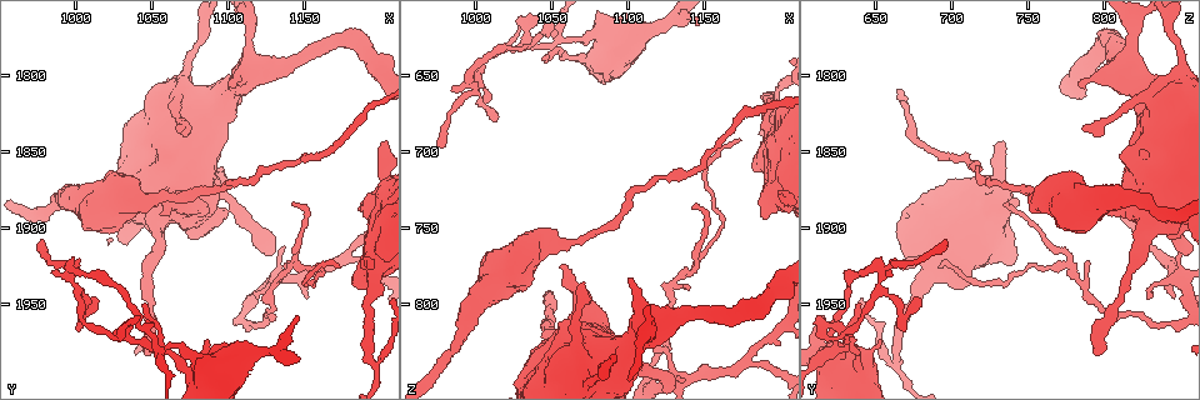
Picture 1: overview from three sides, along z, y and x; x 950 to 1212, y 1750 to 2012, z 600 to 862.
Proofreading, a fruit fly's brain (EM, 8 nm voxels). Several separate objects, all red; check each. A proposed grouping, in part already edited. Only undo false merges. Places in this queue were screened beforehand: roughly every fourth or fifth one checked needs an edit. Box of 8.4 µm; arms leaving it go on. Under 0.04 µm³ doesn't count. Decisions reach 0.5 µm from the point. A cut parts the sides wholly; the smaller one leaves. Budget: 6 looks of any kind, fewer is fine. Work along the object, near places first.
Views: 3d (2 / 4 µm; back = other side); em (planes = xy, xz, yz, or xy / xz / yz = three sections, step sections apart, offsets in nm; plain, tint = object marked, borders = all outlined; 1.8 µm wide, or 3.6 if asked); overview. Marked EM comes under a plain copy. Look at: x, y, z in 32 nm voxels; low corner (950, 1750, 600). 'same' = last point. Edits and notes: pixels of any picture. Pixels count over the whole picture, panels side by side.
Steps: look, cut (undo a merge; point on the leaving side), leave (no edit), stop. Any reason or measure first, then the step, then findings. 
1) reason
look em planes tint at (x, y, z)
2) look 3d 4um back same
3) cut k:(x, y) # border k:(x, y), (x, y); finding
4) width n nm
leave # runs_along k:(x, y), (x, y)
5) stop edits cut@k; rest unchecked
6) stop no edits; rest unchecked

closes a loop
look 3d 2um at (1060, 1978, 628)

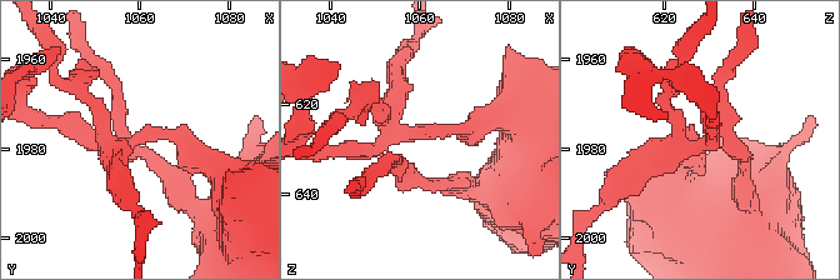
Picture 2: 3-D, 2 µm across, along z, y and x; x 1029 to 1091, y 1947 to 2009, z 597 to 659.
look em xz step 4 tint at (1059, 1979, 626)

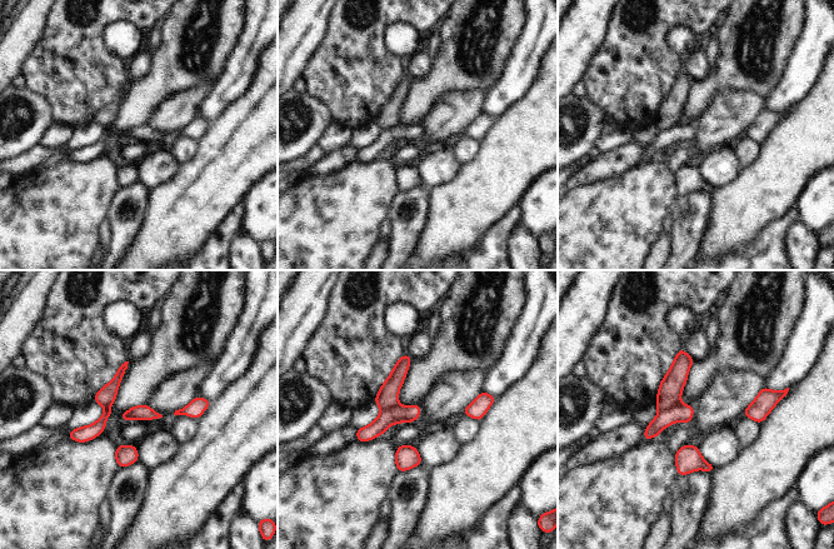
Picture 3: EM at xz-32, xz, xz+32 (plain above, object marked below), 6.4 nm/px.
cut 3:(669, 393) # border 3:(679, 402), (659, 410); a second neuron is stuck on

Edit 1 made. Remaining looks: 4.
sharp bend
look 3d 4um back at (1190, 1984, 662)

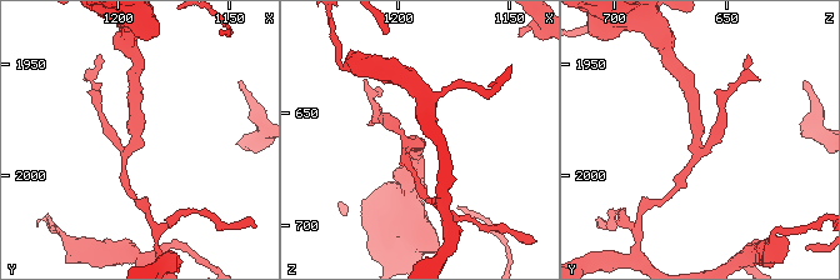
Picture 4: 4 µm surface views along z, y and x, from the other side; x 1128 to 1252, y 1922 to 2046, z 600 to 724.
look em xz step 16 tint at (1192, 1984, 664)

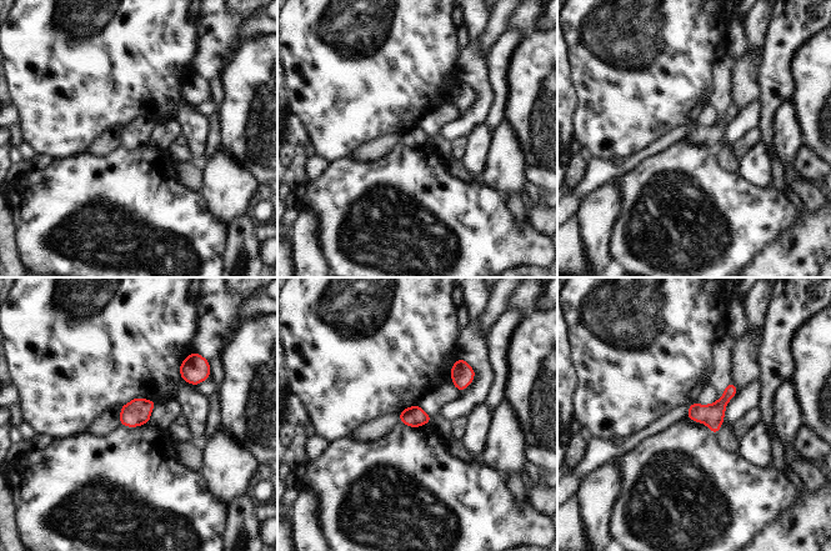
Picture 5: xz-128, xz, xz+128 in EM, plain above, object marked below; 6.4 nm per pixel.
look em planes tint same

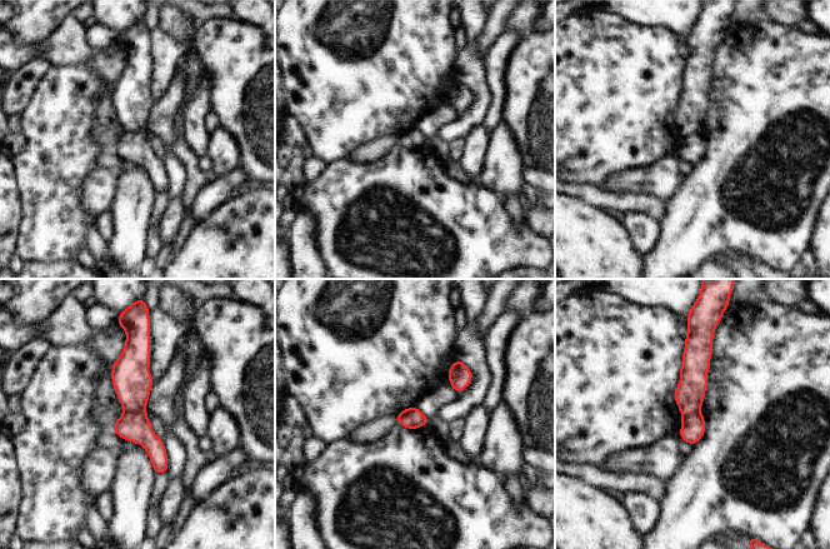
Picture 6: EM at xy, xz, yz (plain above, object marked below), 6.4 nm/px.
cut 6:(135, 427) # border 6:(144, 410), (124, 412); a second neuron is stuck on

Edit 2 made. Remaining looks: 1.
stop edits cut@3, cut@6; rest unchecked

